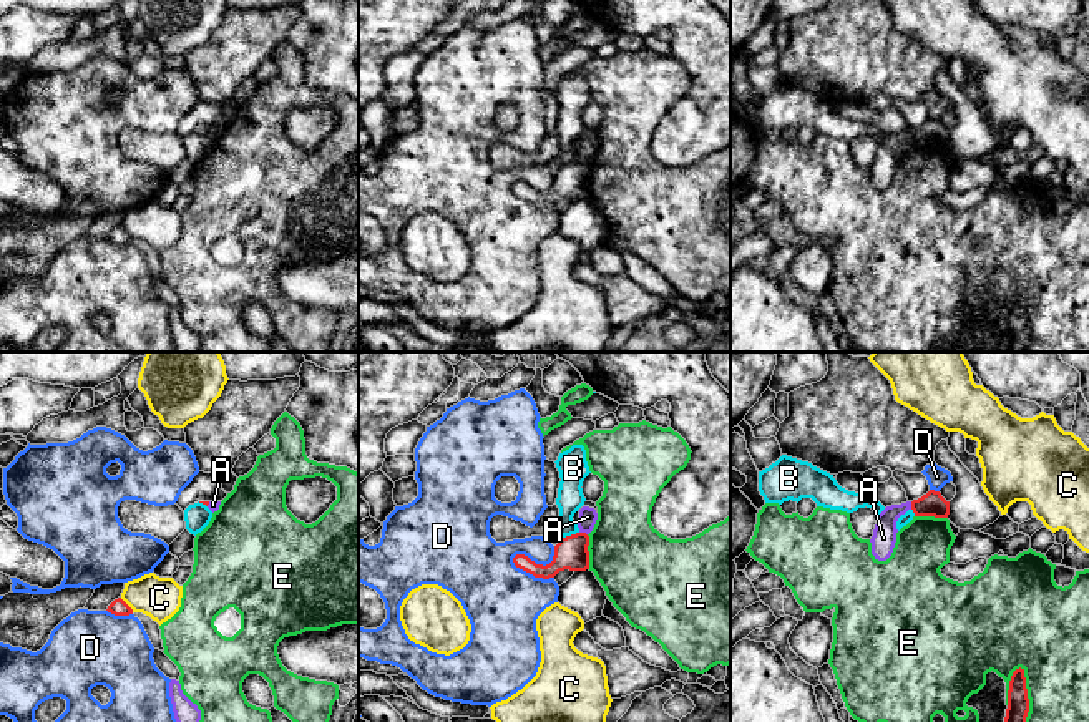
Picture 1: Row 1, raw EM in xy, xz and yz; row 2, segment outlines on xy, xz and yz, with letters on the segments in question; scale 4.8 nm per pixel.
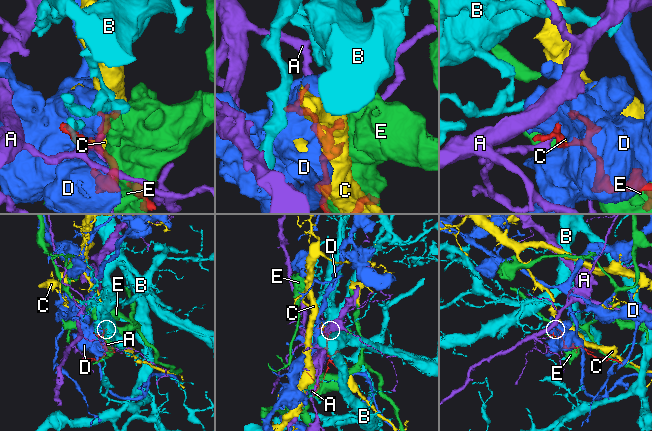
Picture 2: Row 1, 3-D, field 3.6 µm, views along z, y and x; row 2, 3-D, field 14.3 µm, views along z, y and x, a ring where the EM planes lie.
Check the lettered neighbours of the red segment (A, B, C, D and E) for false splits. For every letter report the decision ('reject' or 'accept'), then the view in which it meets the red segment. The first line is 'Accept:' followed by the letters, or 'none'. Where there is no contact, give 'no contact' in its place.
Accept: none
A: reject | xz
B: reject | xz
C: reject | xy
D: reject | xz
E: reject | yz

